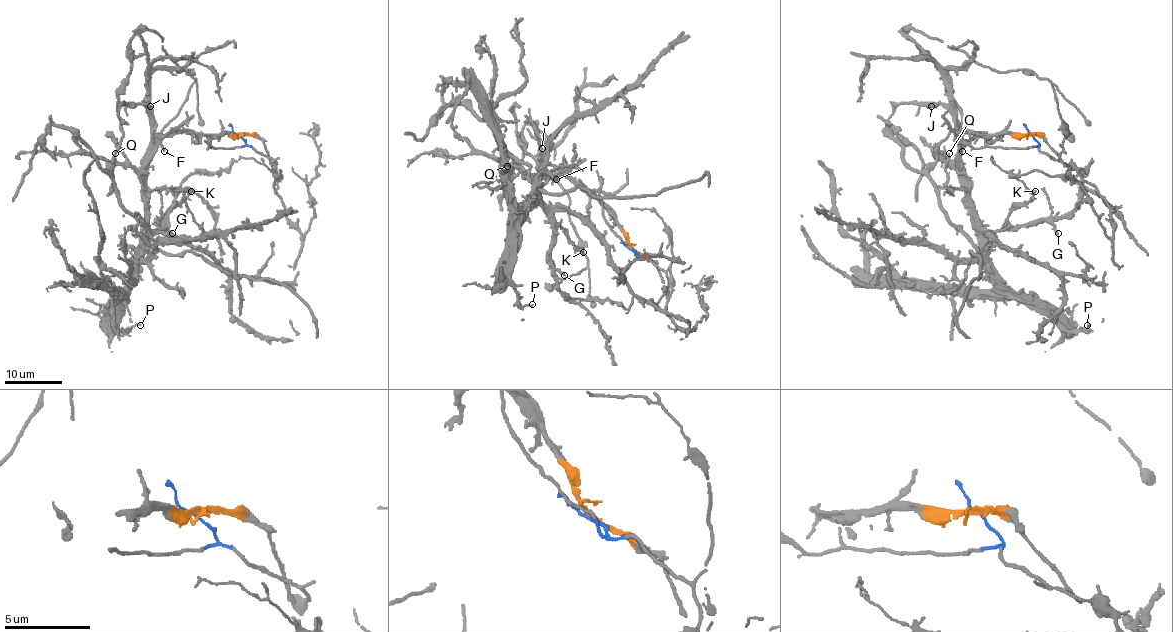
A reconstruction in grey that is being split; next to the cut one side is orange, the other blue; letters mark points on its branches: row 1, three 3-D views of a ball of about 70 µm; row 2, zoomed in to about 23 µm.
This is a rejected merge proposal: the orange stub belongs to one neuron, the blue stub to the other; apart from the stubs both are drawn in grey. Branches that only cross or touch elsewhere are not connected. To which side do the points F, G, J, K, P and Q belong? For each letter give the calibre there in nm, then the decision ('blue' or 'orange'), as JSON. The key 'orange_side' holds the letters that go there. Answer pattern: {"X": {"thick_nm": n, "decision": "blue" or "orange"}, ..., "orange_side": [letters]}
{"F": {"thick_nm": 140, "decision": "orange"}, "G": {"thick_nm": 220, "decision": "orange"}, "J": {"thick_nm": 180, "decision": "orange"}, "K": {"thick_nm": 220, "decision": "orange"}, "P": {"thick_nm": 110, "decision": "orange"}, "Q": {"thick_nm": 120, "decision": "orange"}, "orange_side": ["F", "G", "J", "K", "P", "Q"]}

